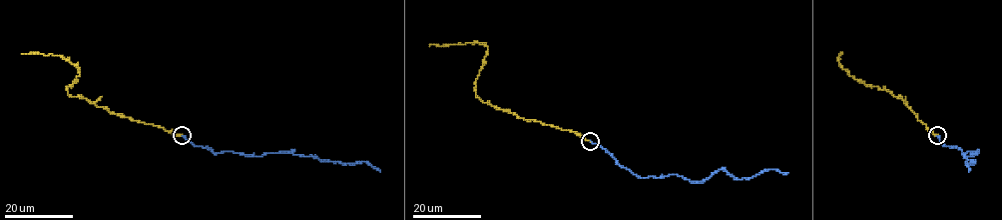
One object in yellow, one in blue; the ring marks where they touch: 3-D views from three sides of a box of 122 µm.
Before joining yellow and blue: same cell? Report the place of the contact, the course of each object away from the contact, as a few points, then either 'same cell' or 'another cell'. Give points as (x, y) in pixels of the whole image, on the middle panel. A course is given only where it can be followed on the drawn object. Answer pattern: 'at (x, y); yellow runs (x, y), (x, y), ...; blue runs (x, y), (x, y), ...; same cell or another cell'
at (590, 141); yellow runs (591, 141), (573, 131), (520, 118), (483, 102), (475, 92), (487, 53), (482, 43), (429, 45); blue runs (591, 141), (640, 177), (674, 174), (701, 182), (720, 170), (739, 179), (750, 179), (764, 170), (788, 172); same cell

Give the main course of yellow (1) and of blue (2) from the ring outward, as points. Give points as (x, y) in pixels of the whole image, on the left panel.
1: (183, 135), (112, 113), (81, 96), (71, 97), (67, 87), (75, 81), (79, 68), (61, 56), (21, 54)
2: (183, 135), (216, 153), (255, 157), (292, 152), (343, 164), (367, 162), (380, 171)

